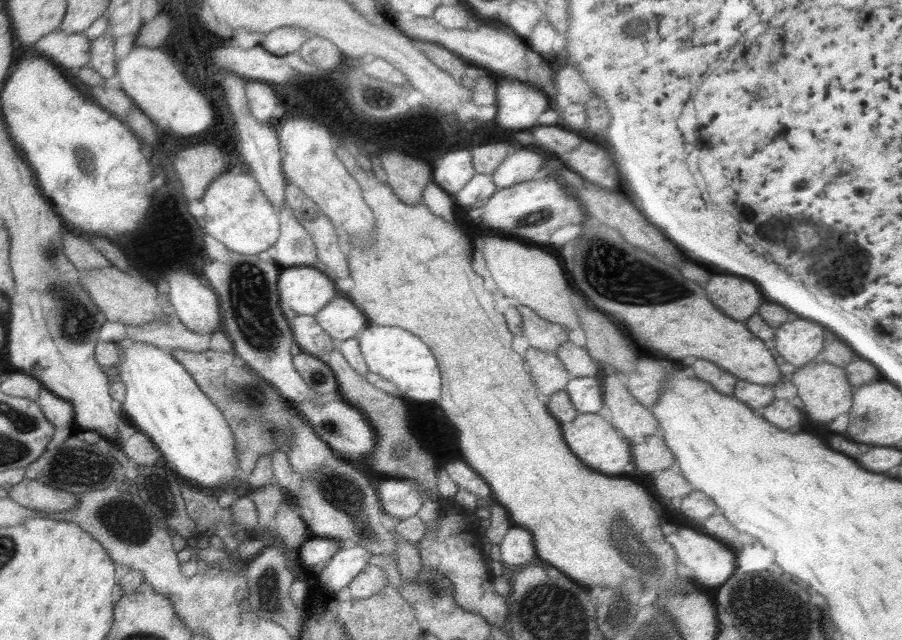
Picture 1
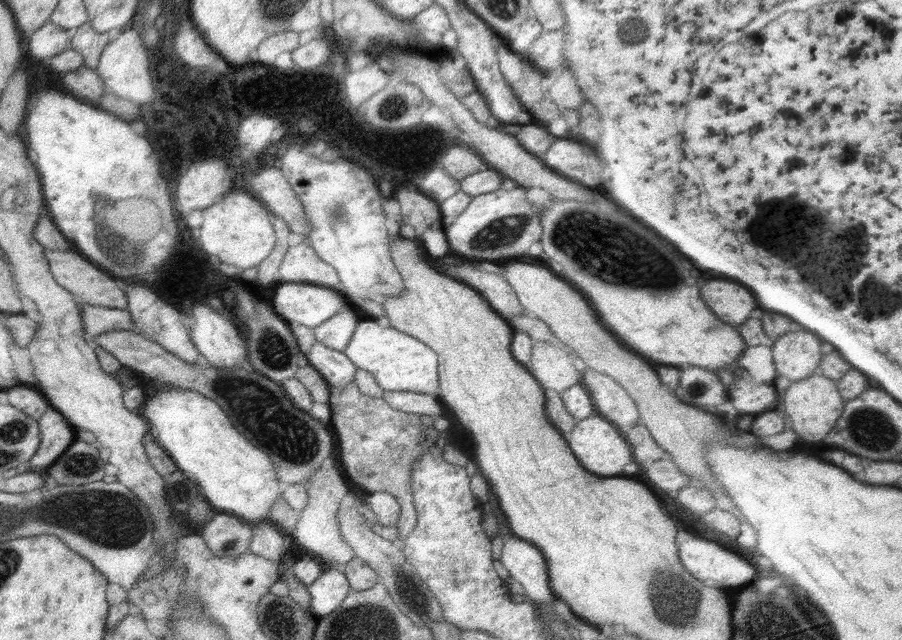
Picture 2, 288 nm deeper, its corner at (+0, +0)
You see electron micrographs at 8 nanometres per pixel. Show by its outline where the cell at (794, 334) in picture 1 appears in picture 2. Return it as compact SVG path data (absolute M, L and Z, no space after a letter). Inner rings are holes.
M811 332L785 334L777 338L771 346L777 378L799 382L817 374L817 368L823 358L821 344L823 340L813 336Z

